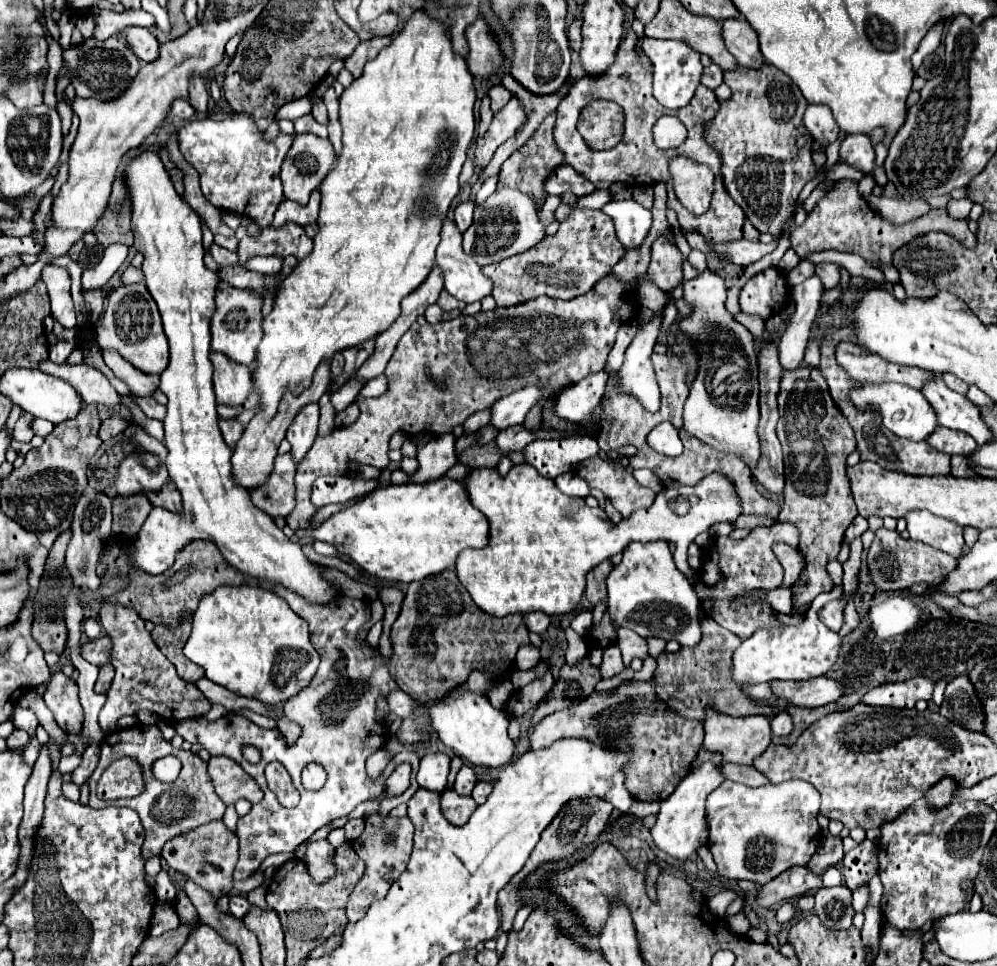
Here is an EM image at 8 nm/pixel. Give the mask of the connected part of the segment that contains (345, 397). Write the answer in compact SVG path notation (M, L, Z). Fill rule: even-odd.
M349 381L349 383L343 385L341 389L337 389L337 391L331 395L331 405L335 407L335 411L347 409L347 407L355 401L355 397L357 397L357 393L359 393L361 387L363 387L363 385L357 383L357 381Z

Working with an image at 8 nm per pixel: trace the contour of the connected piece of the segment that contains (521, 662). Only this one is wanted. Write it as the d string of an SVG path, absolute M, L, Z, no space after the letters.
M525 643L525 645L519 647L515 663L517 663L519 669L531 669L531 667L535 667L539 663L539 659L541 659L539 647L535 647L533 643Z

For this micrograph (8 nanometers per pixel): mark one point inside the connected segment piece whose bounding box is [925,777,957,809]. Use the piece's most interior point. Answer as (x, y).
(938, 795)

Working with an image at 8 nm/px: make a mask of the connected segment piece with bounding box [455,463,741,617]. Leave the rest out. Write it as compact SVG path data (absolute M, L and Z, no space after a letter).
M529 463L513 465L505 477L501 477L495 469L473 469L465 479L465 487L471 503L475 503L475 507L487 515L491 525L491 539L489 545L483 549L461 551L455 567L461 583L467 587L477 607L495 617L529 611L543 611L545 615L571 613L585 595L587 573L605 559L611 559L613 555L621 553L623 547L633 539L665 539L675 543L674 562L679 571L691 581L691 585L695 585L699 581L699 573L693 571L687 563L687 545L699 533L707 531L709 525L735 521L741 515L739 499L733 485L719 473L707 475L695 487L665 487L657 495L649 511L635 511L635 515L619 523L613 523L603 509L587 507L583 497L569 497L561 493L559 489L555 489L553 479L541 477L537 469Z

